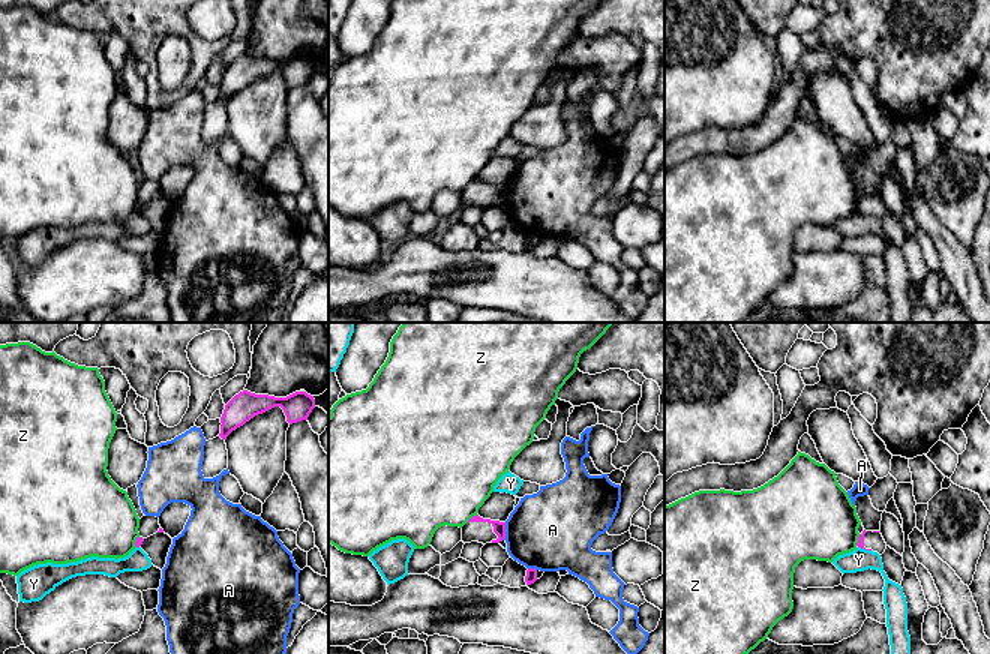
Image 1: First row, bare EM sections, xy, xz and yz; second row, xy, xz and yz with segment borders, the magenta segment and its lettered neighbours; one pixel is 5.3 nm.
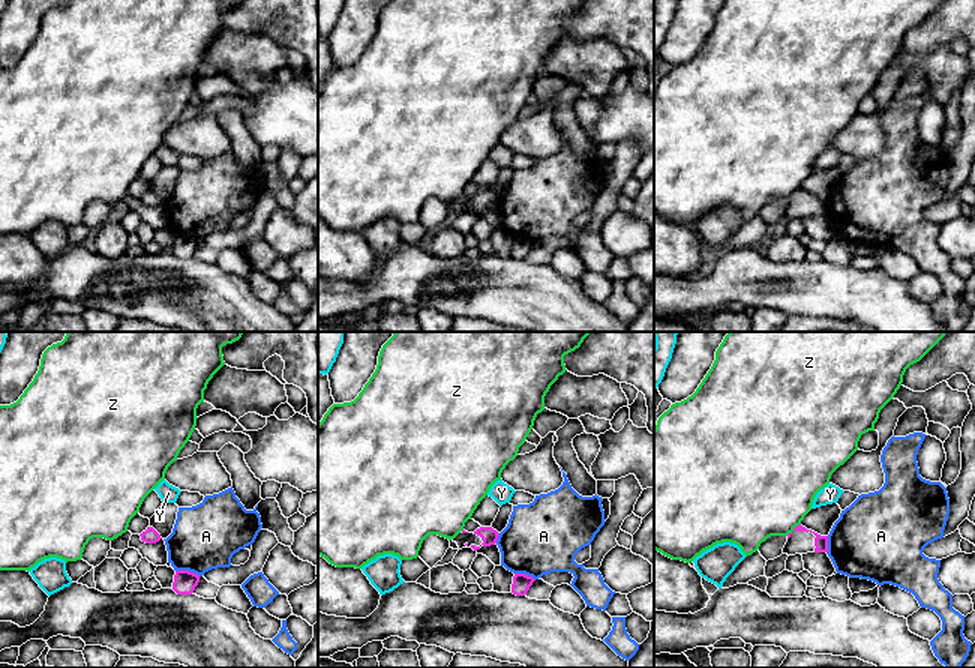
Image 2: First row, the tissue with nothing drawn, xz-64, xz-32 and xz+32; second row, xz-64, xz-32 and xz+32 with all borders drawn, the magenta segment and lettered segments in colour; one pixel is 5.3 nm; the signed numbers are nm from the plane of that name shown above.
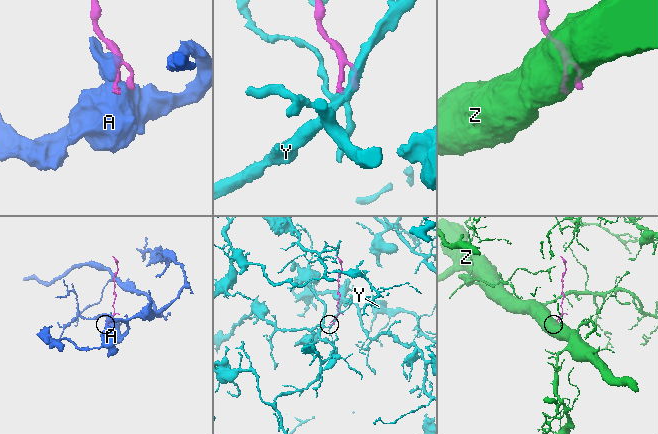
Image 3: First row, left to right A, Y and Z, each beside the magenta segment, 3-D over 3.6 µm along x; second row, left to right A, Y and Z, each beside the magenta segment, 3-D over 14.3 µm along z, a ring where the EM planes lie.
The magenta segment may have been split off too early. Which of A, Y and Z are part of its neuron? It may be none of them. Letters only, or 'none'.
none

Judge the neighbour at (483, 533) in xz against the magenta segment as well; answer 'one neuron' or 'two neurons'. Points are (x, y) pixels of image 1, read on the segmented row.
one neuron

